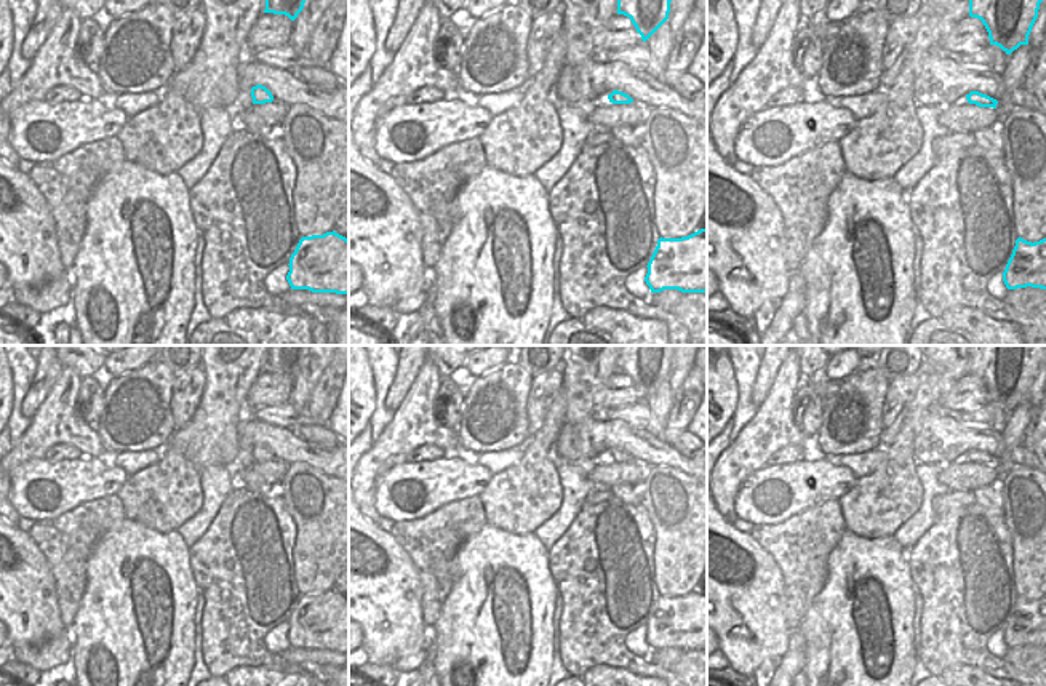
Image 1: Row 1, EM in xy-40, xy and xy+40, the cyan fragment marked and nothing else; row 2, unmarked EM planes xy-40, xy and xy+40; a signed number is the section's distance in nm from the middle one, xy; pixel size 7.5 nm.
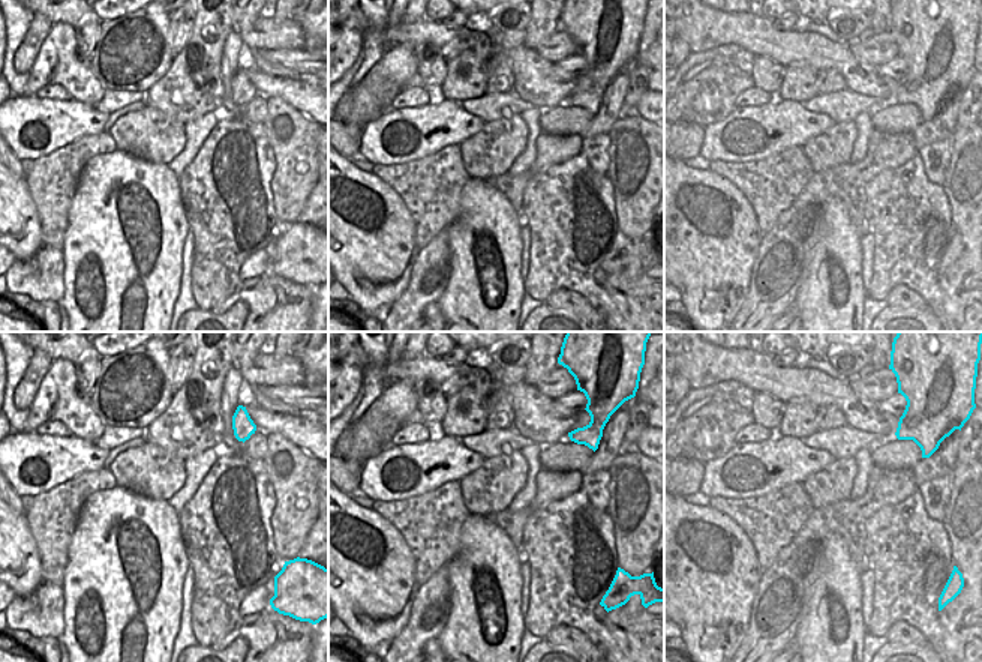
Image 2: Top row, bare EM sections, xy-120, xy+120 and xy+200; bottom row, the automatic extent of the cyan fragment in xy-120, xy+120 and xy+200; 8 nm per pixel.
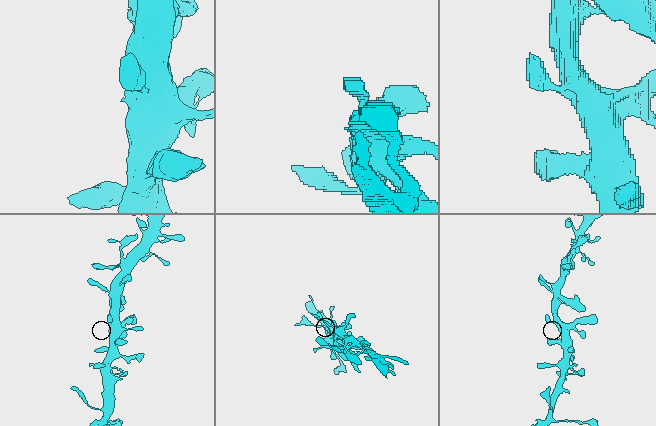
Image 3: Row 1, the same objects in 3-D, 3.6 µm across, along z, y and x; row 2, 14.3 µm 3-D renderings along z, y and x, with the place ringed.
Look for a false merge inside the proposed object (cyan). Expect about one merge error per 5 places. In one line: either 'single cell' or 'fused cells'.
single cell

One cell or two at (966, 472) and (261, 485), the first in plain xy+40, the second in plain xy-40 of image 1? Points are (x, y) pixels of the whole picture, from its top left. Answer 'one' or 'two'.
two

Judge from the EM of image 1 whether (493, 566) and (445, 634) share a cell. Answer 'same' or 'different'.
same

